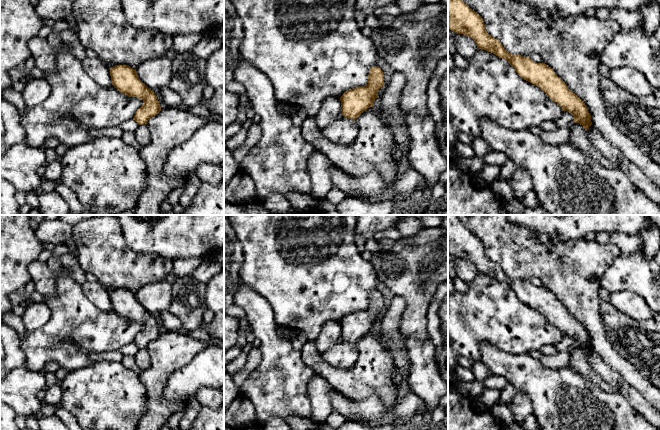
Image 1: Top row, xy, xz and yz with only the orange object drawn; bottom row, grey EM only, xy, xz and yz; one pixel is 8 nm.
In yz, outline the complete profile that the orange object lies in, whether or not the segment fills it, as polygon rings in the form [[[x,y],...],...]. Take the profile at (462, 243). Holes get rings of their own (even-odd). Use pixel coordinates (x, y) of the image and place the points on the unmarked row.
[[[448,215],[448,253],[457,258],[471,261],[476,266],[477,272],[486,274],[499,282],[505,283],[521,302],[539,311],[552,325],[556,326],[563,335],[571,337],[574,340],[574,346],[582,349],[585,355],[592,349],[588,331],[568,312],[551,291],[543,286],[536,287],[529,280],[509,277],[499,264],[487,257],[482,241],[464,227],[457,215]]]

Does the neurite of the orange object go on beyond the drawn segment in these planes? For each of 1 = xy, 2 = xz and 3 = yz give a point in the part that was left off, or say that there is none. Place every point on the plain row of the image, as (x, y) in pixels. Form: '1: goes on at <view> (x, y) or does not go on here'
1: does not go on here
2: does not go on here
3: does not go on here

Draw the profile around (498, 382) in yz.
[[[494,374],[485,378],[482,382],[485,388],[497,389],[499,391],[502,391],[508,383],[503,376]]]

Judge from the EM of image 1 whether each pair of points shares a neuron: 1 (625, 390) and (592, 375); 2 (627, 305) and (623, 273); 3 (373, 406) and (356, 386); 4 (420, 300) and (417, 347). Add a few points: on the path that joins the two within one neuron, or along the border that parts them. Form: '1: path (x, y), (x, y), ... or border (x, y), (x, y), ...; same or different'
1: border (589, 364), (604, 380), (618, 390); different
2: border (610, 292), (633, 291), (646, 302); different
3: border (343, 394), (354, 400), (376, 395), (388, 406); different
4: border (428, 338), (405, 339); different

